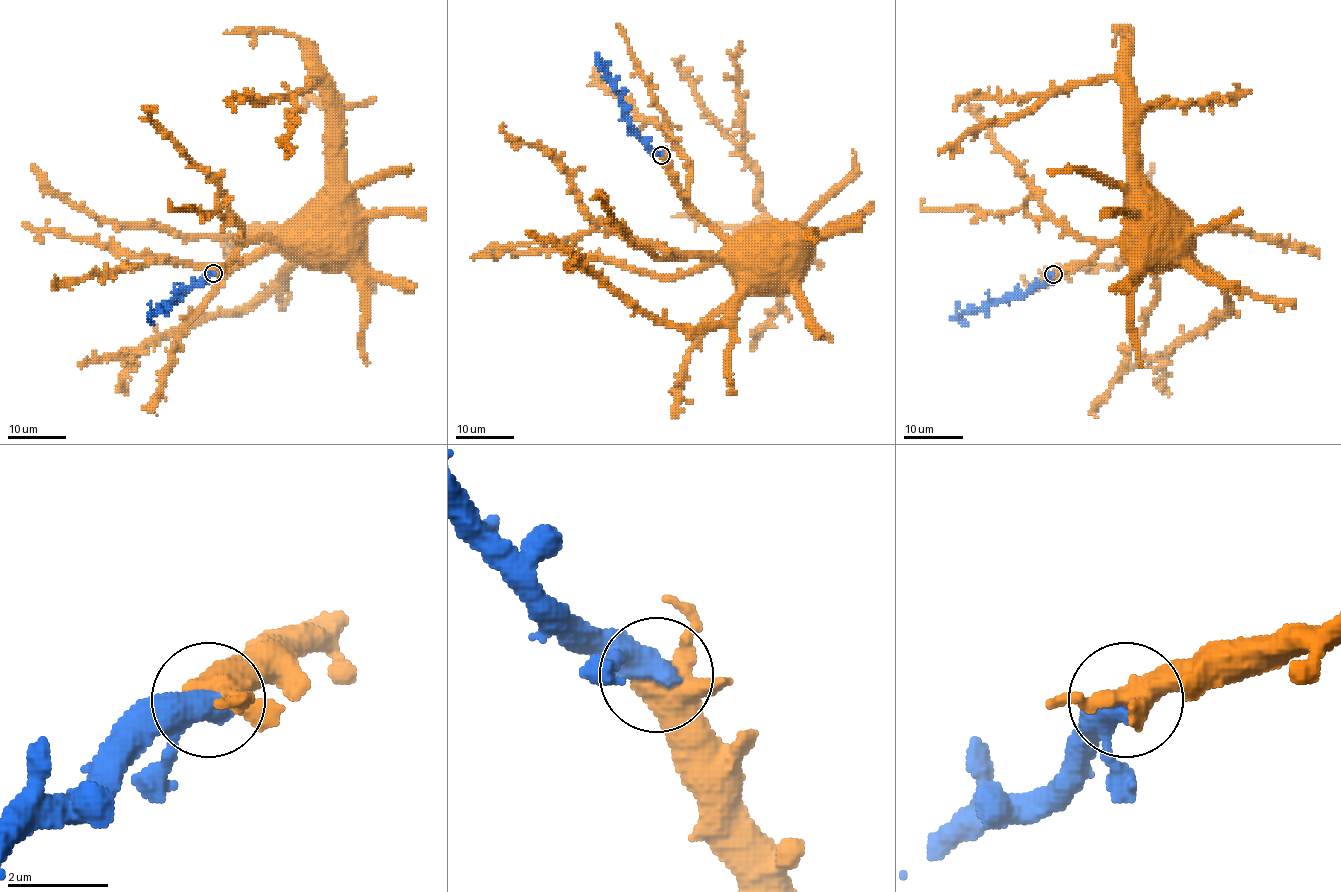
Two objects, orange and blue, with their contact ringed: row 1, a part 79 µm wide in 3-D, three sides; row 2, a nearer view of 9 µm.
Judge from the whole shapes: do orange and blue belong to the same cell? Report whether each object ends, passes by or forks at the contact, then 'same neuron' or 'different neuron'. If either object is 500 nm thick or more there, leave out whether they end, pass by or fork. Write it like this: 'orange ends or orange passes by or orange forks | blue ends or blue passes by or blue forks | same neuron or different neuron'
orange forks | blue passes by | same neuron

